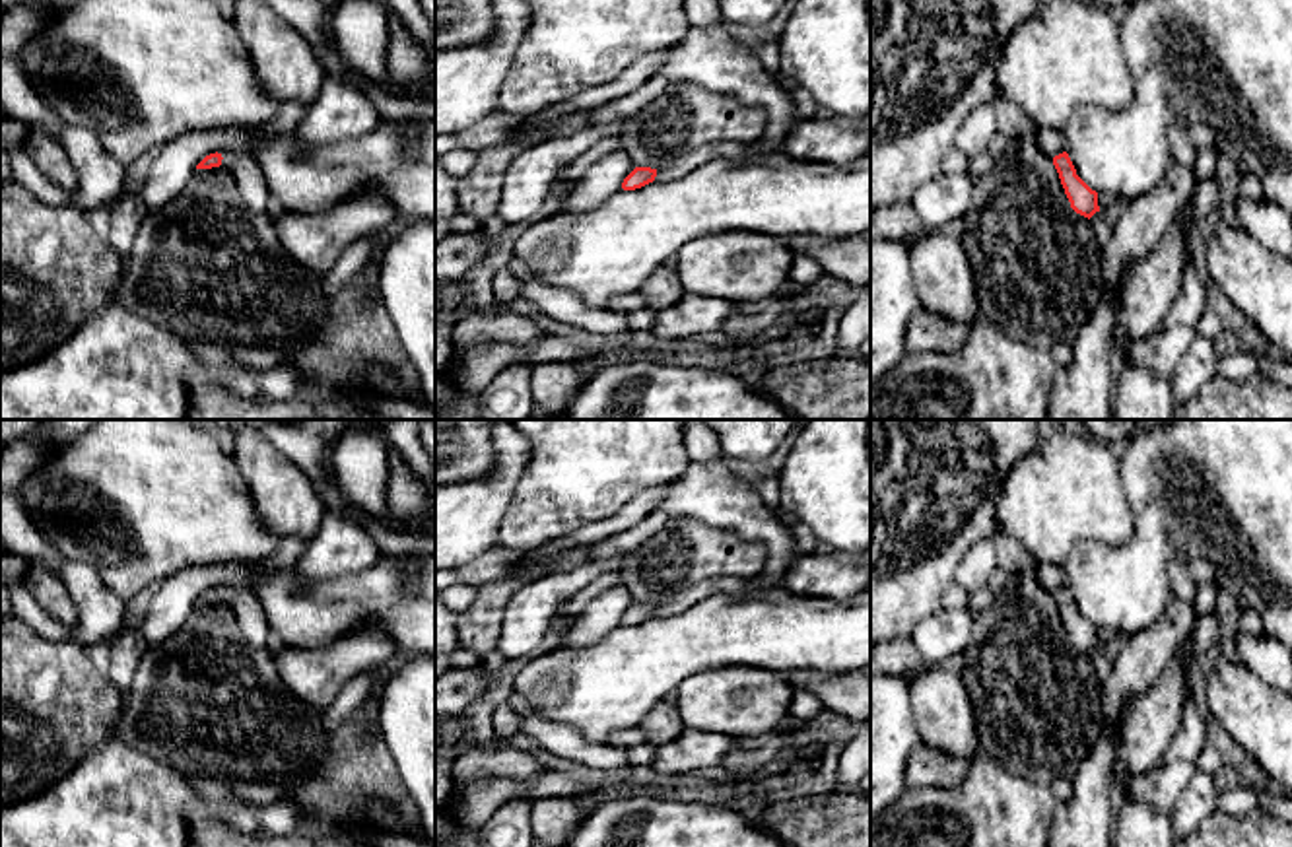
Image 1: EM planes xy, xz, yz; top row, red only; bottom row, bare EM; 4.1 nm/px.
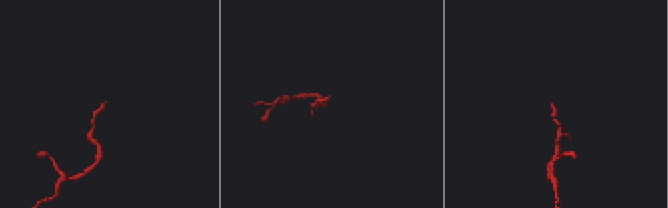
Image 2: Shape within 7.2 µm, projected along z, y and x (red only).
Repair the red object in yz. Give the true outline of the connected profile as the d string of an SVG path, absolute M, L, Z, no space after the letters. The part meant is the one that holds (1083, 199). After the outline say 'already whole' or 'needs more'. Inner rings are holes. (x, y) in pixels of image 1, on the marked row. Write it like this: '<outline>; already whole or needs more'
M1067 152L1053 157L1053 165L1059 173L1061 185L1065 188L1065 194L1071 202L1071 208L1084 216L1092 218L1096 212L1100 212L1098 206L1098 192L1092 190L1078 175L1076 169L1069 157Z; already whole

